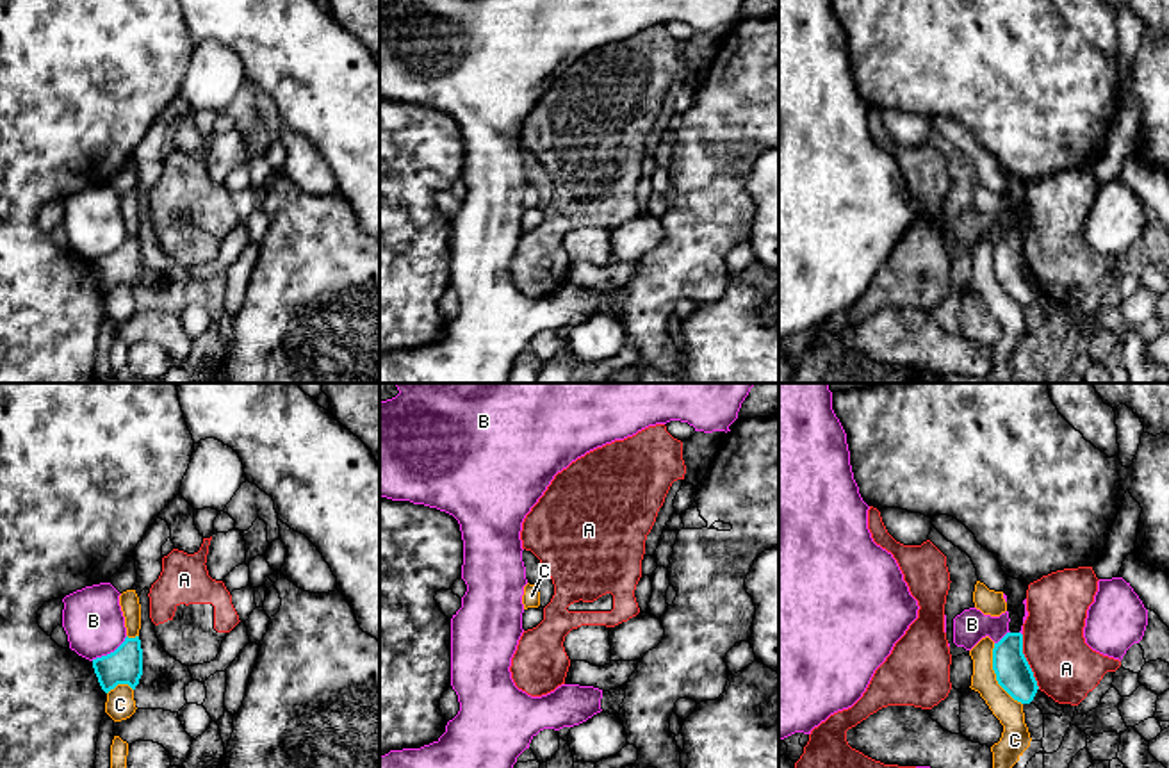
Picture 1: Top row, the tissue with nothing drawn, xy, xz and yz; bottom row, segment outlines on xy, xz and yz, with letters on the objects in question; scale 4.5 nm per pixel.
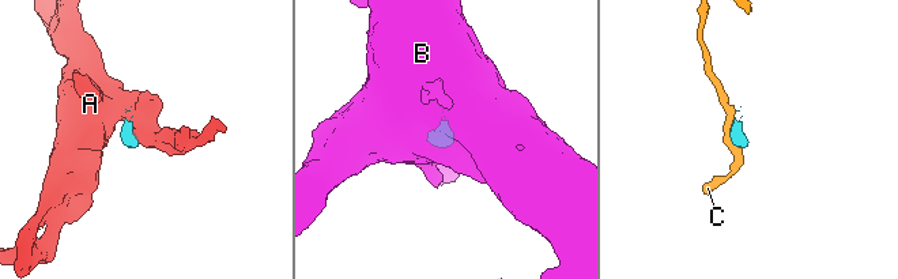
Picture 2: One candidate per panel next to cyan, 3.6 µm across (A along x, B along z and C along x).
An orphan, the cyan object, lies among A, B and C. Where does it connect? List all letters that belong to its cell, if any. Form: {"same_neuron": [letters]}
{"same_neuron": []}

